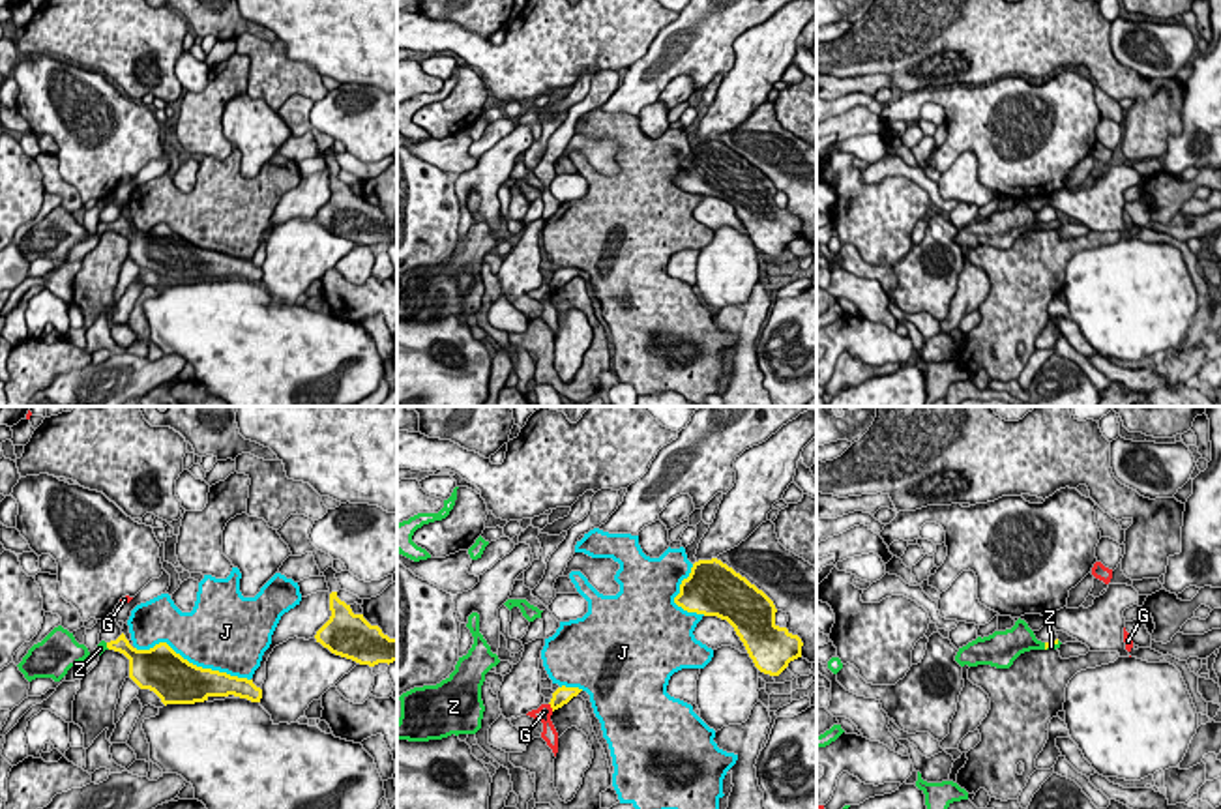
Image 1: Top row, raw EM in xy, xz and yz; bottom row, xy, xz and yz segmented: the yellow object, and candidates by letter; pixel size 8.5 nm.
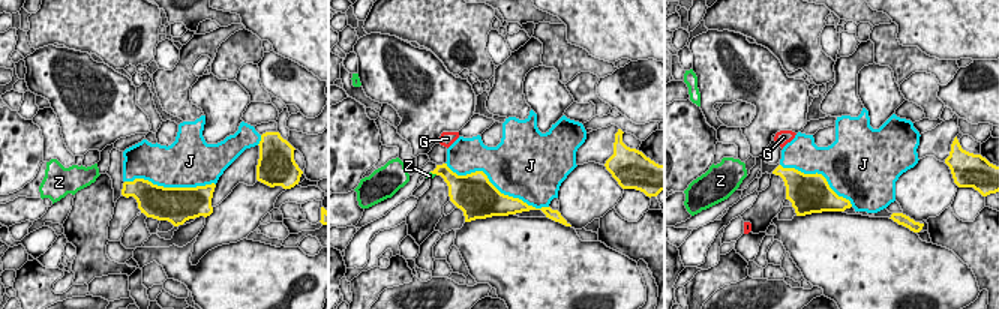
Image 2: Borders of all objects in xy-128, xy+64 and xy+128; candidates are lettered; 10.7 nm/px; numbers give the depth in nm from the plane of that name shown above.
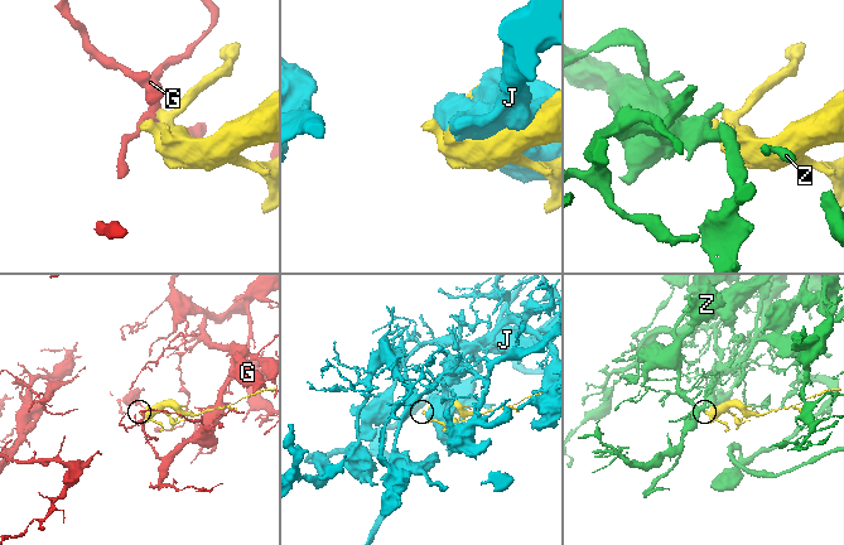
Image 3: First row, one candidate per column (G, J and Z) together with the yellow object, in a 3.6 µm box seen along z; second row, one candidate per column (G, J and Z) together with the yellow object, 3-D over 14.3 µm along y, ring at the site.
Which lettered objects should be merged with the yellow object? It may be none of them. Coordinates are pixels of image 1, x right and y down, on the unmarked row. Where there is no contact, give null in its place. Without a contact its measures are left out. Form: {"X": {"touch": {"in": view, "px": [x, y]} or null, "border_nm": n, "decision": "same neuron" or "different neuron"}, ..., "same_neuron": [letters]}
{"G": {"touch": {"in": "xz", "px": [551, 287]}, "border_nm": 90, "decision": "different neuron"}, "J": {"touch": {"in": "xy", "px": [191, 244]}, "border_nm": 1050, "decision": "different neuron"}, "Z": {"touch": {"in": "yz", "px": [1051, 221]}, "border_nm": 160, "decision": "same neuron"}, "same_neuron": ["Z"]}

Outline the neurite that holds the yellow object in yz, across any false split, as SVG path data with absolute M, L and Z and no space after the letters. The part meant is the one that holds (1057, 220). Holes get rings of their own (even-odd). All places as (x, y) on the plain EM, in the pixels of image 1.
M1017 200L1011 210L994 212L989 217L978 217L966 227L959 228L955 242L964 247L991 245L996 249L1009 249L1013 242L1030 230L1056 230L1060 221L1041 223L1024 200Z

